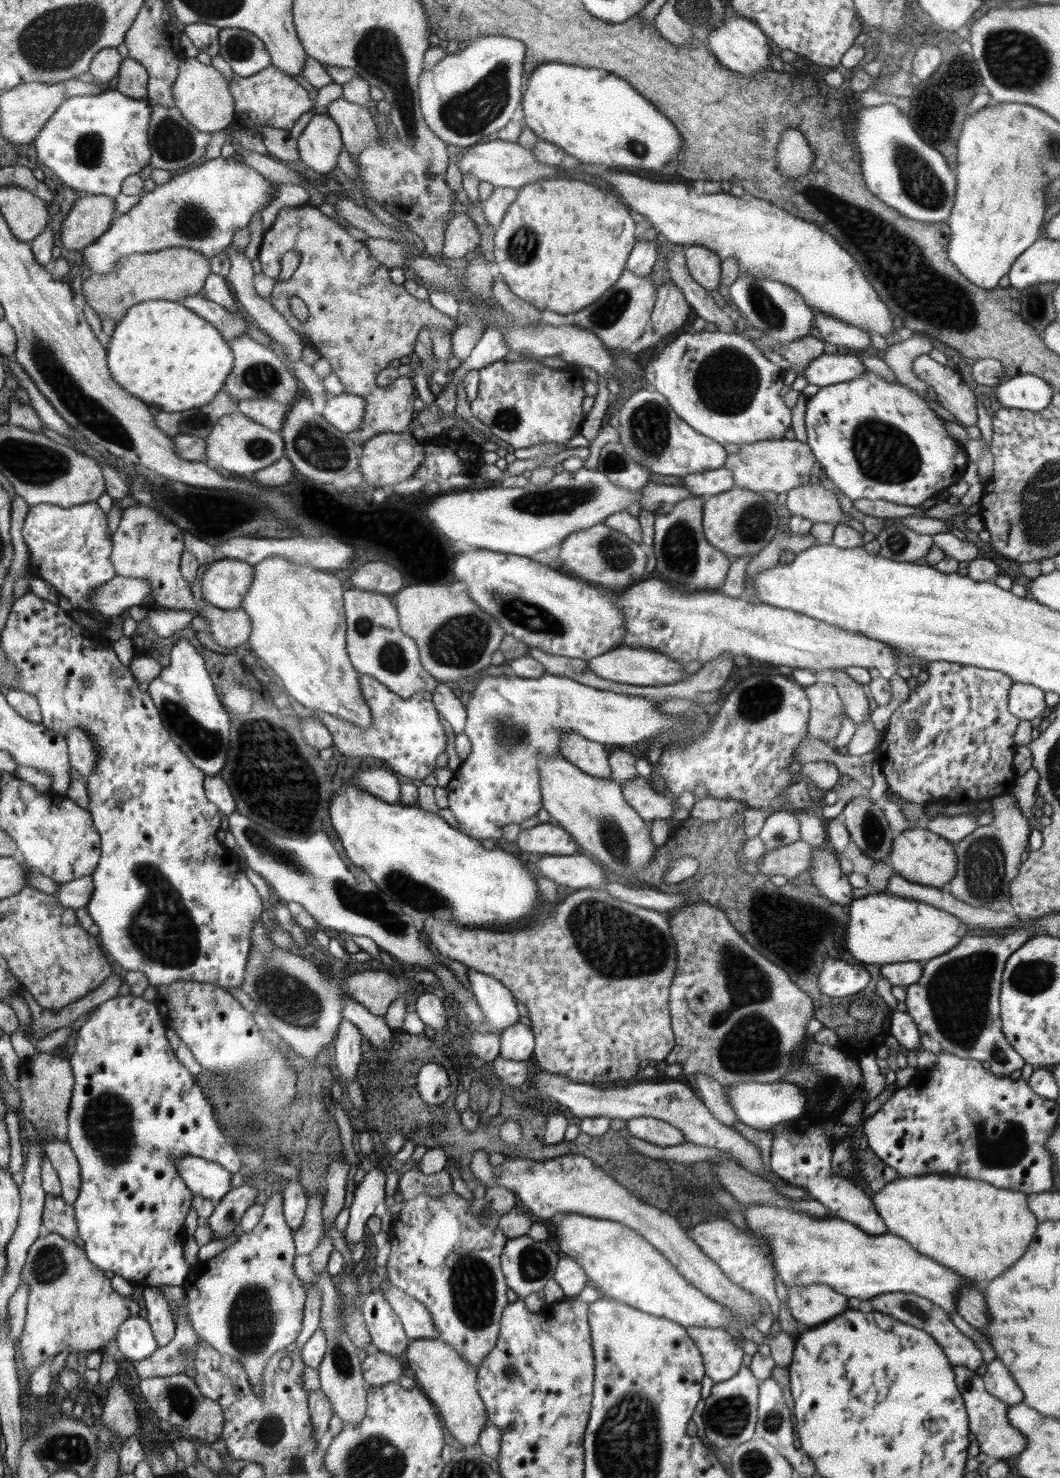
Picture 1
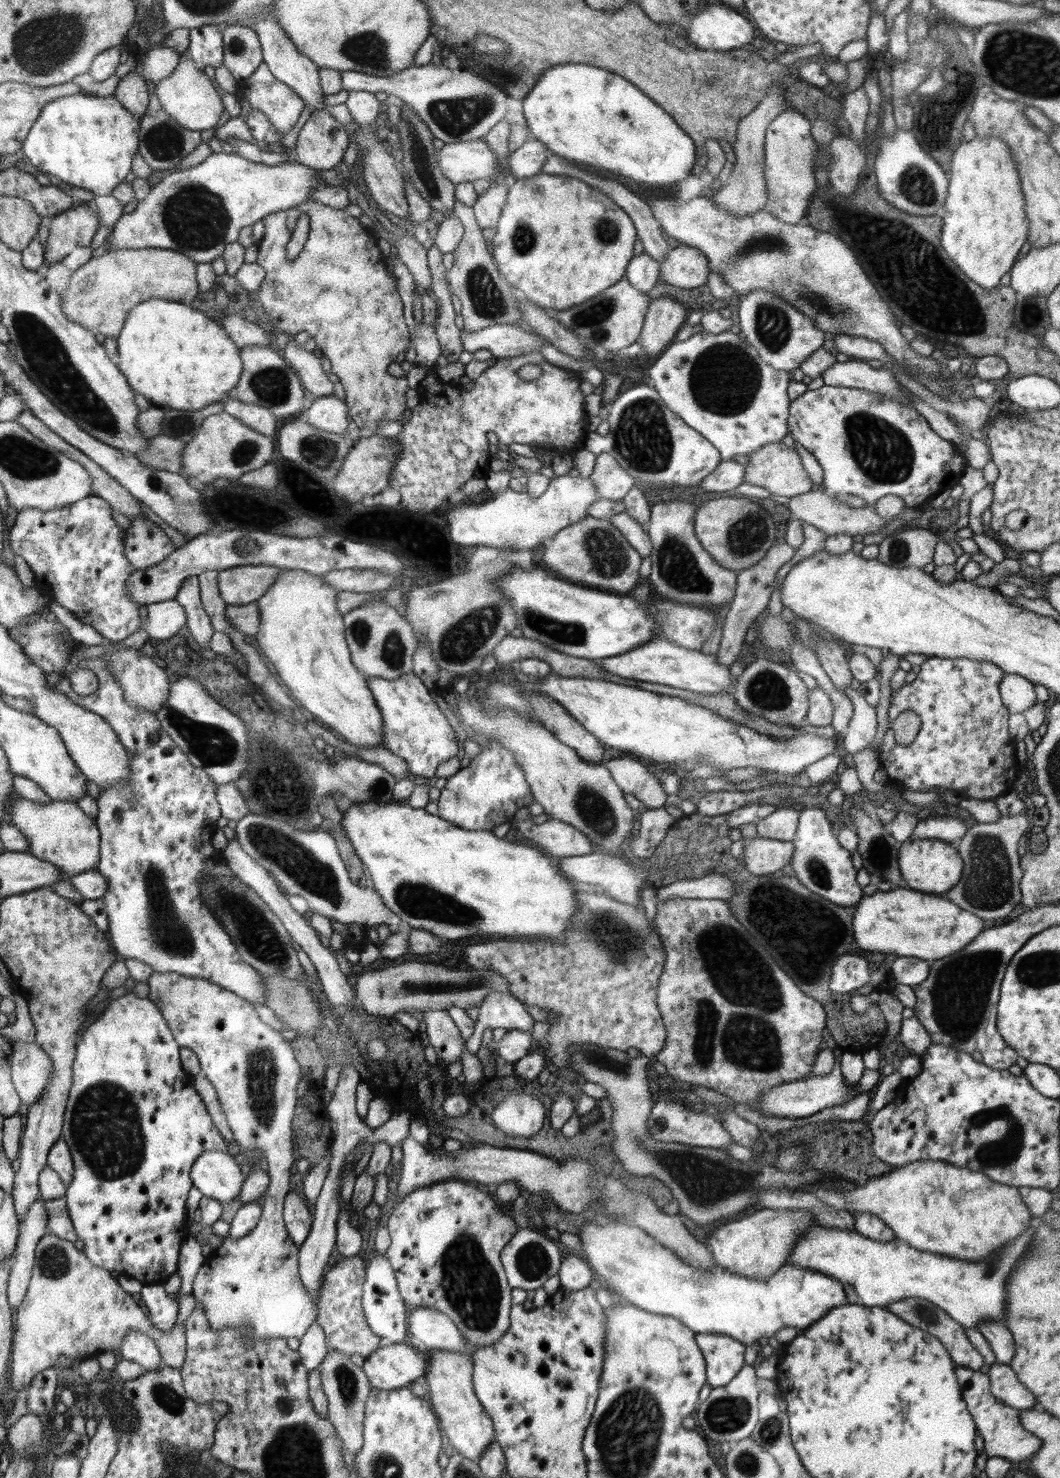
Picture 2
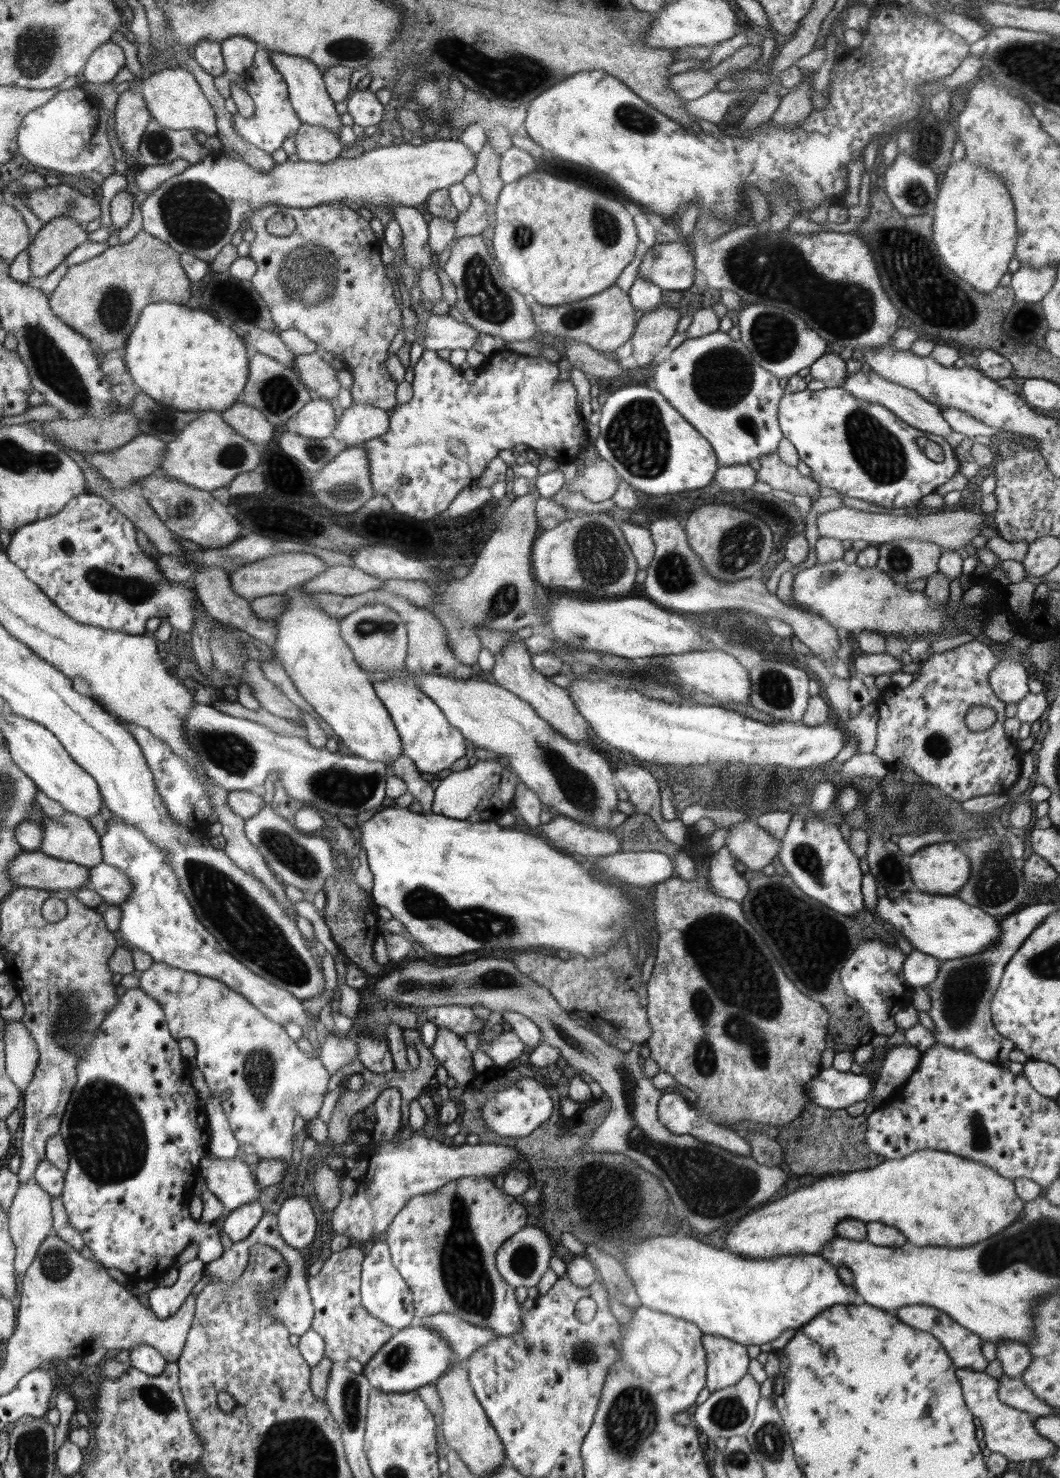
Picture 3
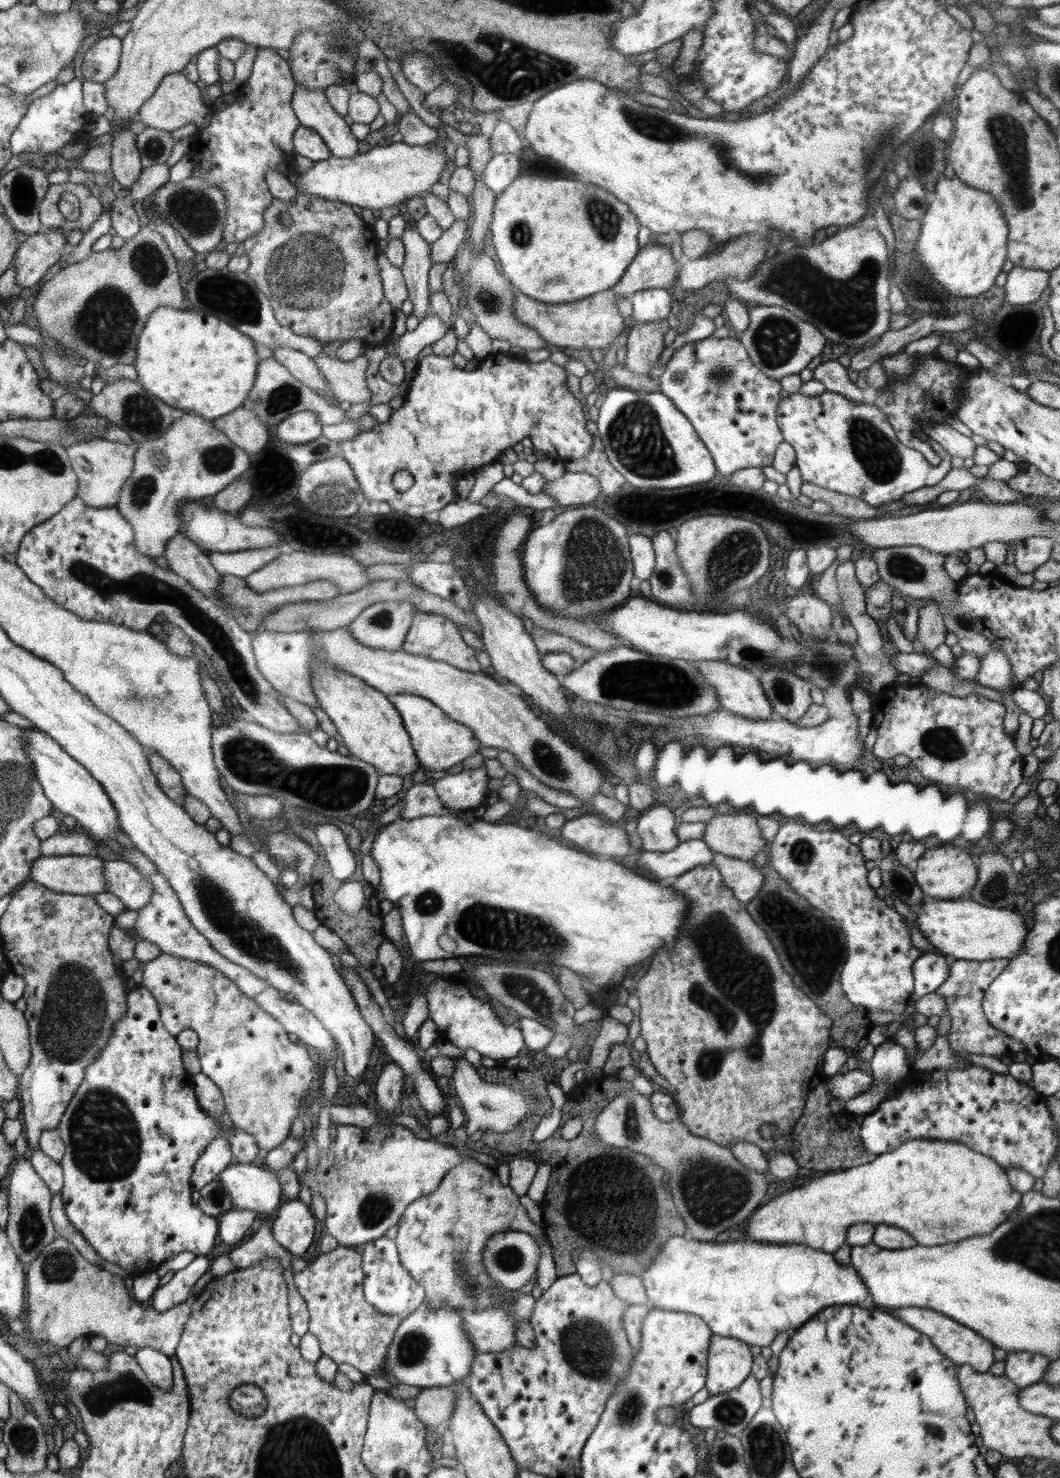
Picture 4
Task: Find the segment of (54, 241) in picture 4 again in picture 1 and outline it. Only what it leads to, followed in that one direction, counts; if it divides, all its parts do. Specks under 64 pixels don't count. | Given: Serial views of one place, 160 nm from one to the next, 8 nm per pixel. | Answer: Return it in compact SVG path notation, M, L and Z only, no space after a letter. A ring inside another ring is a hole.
M106 195L80 197L69 209L58 243L68 250L82 250L95 241L116 217L115 200Z

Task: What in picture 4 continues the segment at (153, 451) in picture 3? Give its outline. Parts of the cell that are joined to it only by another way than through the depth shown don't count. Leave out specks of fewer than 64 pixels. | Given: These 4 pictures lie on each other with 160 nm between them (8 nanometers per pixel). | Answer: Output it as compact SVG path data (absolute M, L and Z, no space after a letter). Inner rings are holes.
M94 438L68 445L67 455L78 480L77 497L94 508L114 507L119 501L121 487L132 475L137 445L137 443L123 444L104 438Z

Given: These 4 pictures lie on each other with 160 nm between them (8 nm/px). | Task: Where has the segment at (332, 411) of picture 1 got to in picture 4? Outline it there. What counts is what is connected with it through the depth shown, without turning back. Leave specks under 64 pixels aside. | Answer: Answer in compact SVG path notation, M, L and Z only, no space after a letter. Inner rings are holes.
M311 410L295 412L277 426L277 437L288 444L306 444L323 435L323 424L319 421L317 412Z

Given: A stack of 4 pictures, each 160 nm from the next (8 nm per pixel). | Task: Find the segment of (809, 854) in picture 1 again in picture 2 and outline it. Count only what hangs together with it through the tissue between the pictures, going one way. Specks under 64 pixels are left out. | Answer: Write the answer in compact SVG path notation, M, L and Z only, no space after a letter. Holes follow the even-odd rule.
M763 837L742 838L743 865L755 876L773 875L776 871L789 871L794 846L791 841Z

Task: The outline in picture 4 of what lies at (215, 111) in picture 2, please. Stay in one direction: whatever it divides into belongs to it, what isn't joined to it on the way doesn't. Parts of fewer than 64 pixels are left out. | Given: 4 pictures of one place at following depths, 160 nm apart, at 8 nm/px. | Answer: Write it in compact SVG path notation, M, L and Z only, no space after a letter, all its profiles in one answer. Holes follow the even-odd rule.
M170 73L164 76L152 96L140 107L136 118L143 122L144 127L152 127L172 133L172 131L178 130L191 122L194 122L198 129L204 129L204 127L208 127L213 113L214 109L203 103L201 89L196 86L196 83L192 83L182 73Z

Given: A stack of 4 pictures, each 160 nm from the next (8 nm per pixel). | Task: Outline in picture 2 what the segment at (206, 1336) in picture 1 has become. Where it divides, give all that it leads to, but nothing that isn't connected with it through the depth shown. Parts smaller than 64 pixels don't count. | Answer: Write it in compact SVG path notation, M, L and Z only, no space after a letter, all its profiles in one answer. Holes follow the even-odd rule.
M153 972L149 976L148 984L148 998L159 1007L178 1046L190 1048L197 1054L202 1072L216 1089L235 1142L246 1149L262 1150L270 1177L270 1184L260 1201L262 1212L257 1225L242 1238L224 1238L222 1244L206 1258L198 1270L192 1296L204 1307L212 1331L220 1331L224 1327L252 1327L251 1338L254 1341L260 1341L261 1338L301 1339L317 1320L319 1311L312 1295L304 1289L300 1280L299 1247L289 1237L282 1211L284 1197L290 1190L292 1166L297 1160L292 1123L299 1101L296 1088L302 1075L294 1049L280 1031L258 1017L250 1001L216 983L198 977L185 977L180 973Z

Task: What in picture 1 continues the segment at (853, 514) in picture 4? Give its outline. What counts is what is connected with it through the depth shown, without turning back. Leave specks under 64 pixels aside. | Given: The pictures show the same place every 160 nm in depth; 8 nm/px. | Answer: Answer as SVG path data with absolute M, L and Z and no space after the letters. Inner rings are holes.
M770 439L756 441L750 444L742 444L741 451L738 453L727 454L727 460L724 464L726 469L732 472L735 484L738 487L743 487L762 493L767 490L782 494L788 492L792 488L804 486L808 482L815 481L811 472L816 463L814 453L808 443L801 441L782 439Z

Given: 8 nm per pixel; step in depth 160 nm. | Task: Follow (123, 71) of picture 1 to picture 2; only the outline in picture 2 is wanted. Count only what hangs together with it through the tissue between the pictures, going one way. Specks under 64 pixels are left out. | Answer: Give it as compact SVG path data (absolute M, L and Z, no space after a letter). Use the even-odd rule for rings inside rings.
M136 69L119 80L114 97L140 122L141 116L146 112L149 105L150 95L148 95L145 79Z

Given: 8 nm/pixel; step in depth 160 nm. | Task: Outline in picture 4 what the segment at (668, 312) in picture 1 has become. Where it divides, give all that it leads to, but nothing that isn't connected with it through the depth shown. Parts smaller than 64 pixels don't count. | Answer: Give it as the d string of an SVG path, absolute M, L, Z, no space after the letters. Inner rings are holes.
M658 320L650 323L637 322L629 331L626 344L626 362L624 366L634 374L656 373L659 369L659 358L664 351L664 333L669 330L666 321Z

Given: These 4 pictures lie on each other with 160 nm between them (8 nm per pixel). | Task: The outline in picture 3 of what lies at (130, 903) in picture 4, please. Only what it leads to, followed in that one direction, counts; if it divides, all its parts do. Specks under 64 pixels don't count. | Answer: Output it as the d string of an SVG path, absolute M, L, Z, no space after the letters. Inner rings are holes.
M104 862L90 867L90 882L86 887L99 894L106 905L119 905L127 901L133 891L128 875Z

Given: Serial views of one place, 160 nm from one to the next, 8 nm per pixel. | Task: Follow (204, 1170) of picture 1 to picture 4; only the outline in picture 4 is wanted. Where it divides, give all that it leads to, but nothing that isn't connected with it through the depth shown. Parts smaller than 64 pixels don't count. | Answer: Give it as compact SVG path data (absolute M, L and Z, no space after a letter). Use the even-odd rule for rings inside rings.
M239 1162L228 1165L217 1177L230 1195L234 1208L270 1214L280 1204L280 1196L283 1192L277 1174L264 1167L264 1164L252 1165Z

